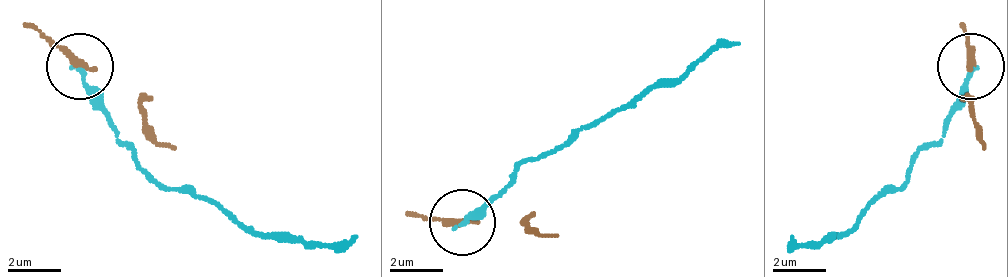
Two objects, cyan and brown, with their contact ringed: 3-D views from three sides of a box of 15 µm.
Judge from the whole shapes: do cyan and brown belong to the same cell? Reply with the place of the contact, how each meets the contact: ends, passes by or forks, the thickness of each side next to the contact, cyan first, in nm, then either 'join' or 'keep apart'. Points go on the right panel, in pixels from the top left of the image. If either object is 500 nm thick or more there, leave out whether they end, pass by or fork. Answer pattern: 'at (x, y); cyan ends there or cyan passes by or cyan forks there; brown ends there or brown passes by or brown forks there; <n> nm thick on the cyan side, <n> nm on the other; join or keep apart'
at (970, 66); cyan ends there; brown ends there; 180 nm thick on the cyan side, 280 nm on the other; keep apart

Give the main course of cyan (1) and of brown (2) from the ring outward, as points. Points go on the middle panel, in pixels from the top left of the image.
1: (464, 220), (543, 154), (596, 128), (742, 42)
2: (464, 220), (523, 220), (556, 234)

